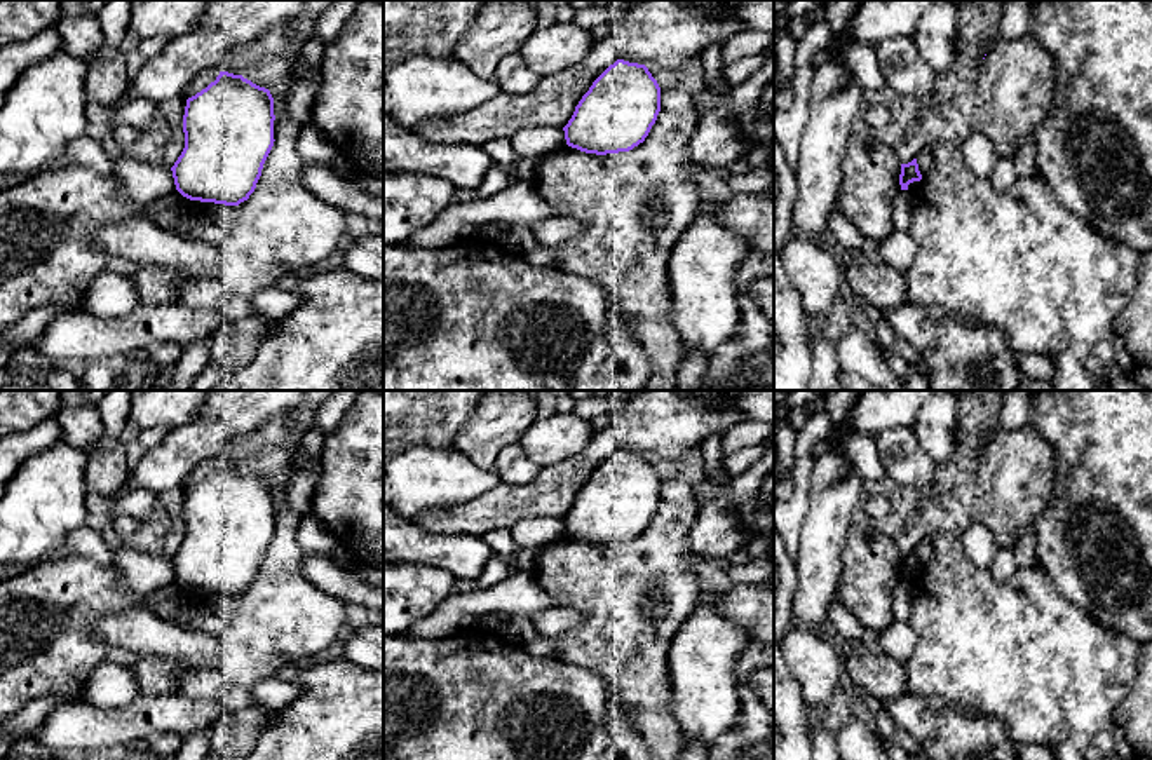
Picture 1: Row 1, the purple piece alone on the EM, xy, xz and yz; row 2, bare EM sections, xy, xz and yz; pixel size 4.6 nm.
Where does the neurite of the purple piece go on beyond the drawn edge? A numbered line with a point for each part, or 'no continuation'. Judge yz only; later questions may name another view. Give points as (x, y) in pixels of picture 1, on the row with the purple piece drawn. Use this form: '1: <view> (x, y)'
no continuation

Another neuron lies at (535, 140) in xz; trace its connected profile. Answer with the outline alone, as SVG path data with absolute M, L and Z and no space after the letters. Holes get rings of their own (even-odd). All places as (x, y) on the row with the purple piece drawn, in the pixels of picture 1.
M530 127L509 138L516 155L546 155L566 145L565 131L552 127Z

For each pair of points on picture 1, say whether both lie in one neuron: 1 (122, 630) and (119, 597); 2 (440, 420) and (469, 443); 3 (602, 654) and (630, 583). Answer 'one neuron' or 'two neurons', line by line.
1: two neurons
2: two neurons
3: one neuron

